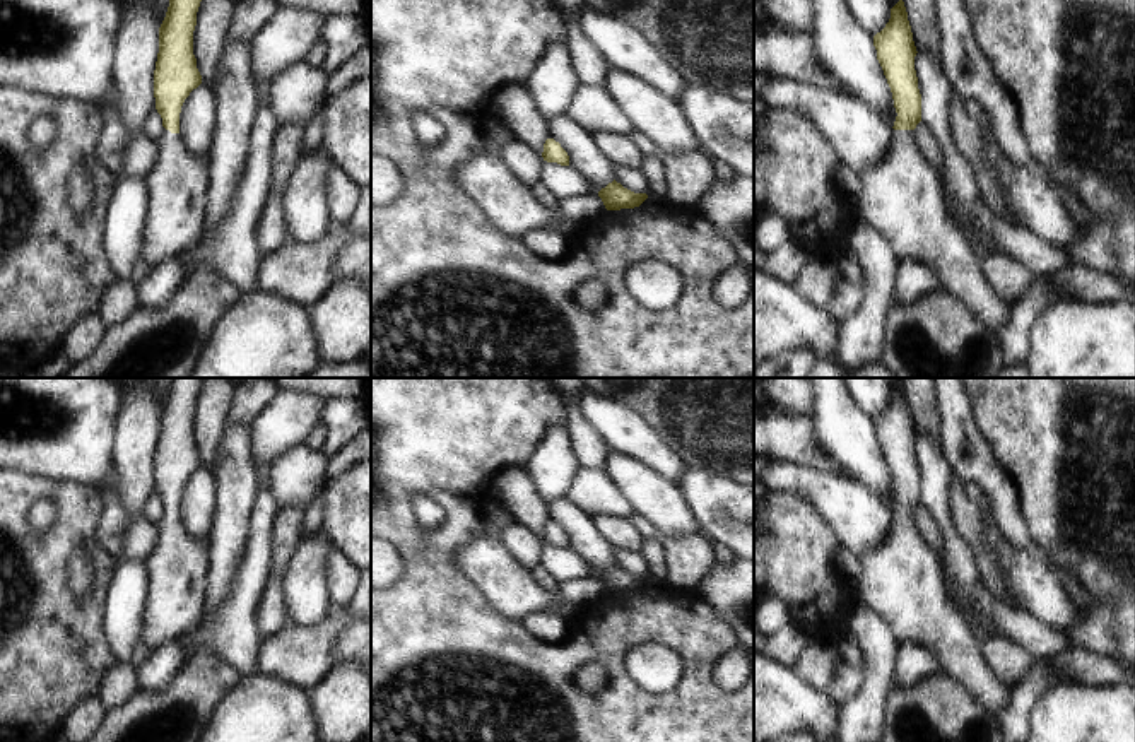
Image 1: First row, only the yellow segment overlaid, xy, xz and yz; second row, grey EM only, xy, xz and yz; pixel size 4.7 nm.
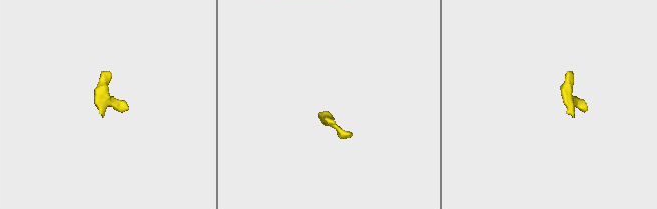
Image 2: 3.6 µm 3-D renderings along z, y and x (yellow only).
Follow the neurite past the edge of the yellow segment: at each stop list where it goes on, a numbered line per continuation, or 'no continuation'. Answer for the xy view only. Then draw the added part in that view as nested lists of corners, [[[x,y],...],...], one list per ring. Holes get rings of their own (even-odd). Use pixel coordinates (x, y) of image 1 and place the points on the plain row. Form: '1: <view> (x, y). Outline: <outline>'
1: xy (176, 570). Outline: [[[162,513],[159,540],[145,559],[149,600],[140,641],[150,650],[181,639],[203,617],[207,592],[207,539],[193,539],[179,516]]]

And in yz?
1: yz (903, 580). Outline: [[[892,513],[884,540],[860,557],[863,573],[856,588],[863,602],[879,612],[901,643],[920,643],[933,650],[942,672],[959,679],[986,708],[1003,713],[1010,703],[1010,687],[1003,686],[986,665],[981,643],[973,636],[966,612],[944,580],[938,554],[926,544],[913,513]]]

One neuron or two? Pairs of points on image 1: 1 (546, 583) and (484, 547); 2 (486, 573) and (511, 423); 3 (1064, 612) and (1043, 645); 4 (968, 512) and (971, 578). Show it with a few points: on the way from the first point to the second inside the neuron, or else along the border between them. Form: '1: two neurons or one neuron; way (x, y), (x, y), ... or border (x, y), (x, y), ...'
1: two neurons; border (530, 573), (530, 578), (551, 599), (551, 606)
2: two neurons; border (489, 530), (470, 539), (455, 553)
3: two neurons; border (1019, 607), (1057, 626), (1076, 647)
4: two neurons; border (964, 541), (975, 563)

